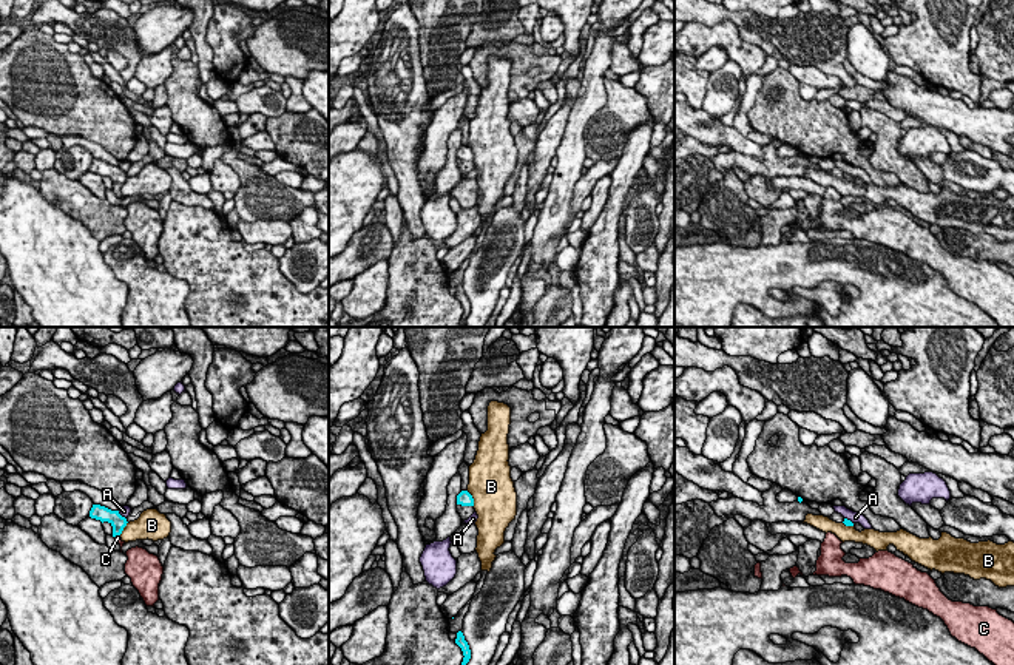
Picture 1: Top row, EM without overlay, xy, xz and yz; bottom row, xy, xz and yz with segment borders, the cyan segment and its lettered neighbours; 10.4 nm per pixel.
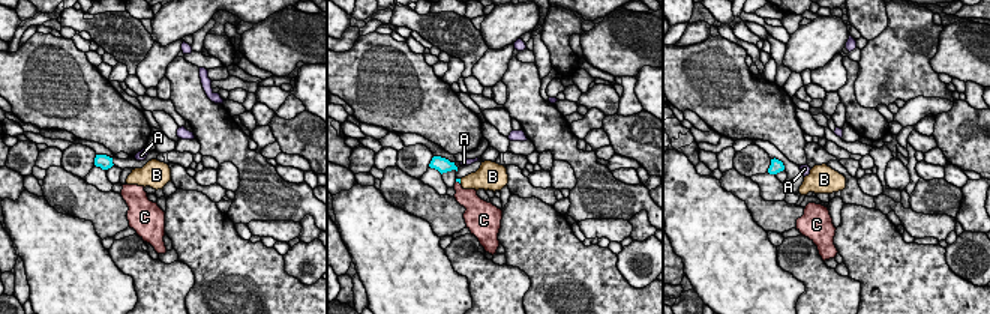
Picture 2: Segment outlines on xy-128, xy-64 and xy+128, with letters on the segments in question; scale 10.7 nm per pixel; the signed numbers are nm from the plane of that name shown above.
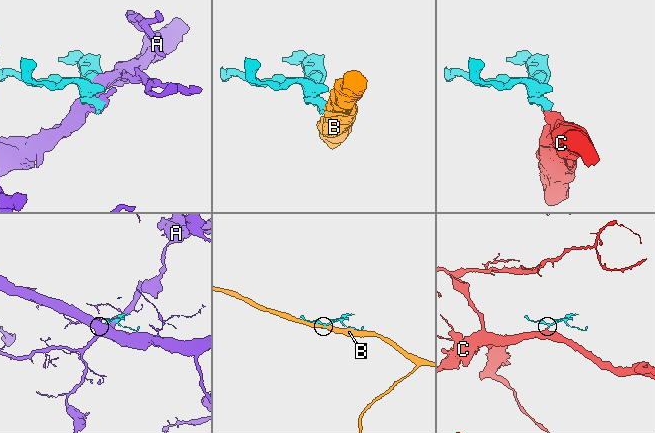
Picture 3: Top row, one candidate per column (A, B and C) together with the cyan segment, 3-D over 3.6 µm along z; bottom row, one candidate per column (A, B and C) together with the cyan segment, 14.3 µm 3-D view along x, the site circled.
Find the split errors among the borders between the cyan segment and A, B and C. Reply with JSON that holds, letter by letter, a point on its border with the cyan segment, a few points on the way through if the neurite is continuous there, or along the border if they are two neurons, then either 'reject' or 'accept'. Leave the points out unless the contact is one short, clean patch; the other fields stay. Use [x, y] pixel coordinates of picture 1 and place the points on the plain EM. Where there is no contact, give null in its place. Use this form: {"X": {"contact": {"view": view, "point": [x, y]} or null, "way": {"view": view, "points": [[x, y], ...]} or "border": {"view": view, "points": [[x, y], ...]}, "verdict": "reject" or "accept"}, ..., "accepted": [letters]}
{"A": {"contact": {"view": "xy", "point": [121, 170]}, "verdict": "reject"}, "B": {"contact": {"view": "xz", "point": [473, 153]}, "border": {"view": "xz", "points": [[466, 145], [474, 159]]}, "verdict": "reject"}, "C": {"contact": {"view": "xy", "point": [116, 189]}, "way": {"view": "xy", "points": [[104, 168], [116, 178], [116, 189], [118, 192]]}, "verdict": "accept"}, "accepted": ["C"]}

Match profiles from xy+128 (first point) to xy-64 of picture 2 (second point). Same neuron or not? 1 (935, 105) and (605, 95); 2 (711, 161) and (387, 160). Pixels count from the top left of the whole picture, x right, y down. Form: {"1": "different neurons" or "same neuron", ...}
{"1": "same neuron", "2": "different neurons"}

